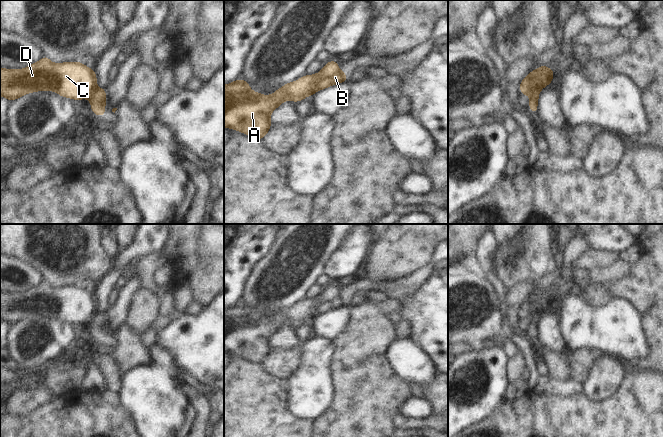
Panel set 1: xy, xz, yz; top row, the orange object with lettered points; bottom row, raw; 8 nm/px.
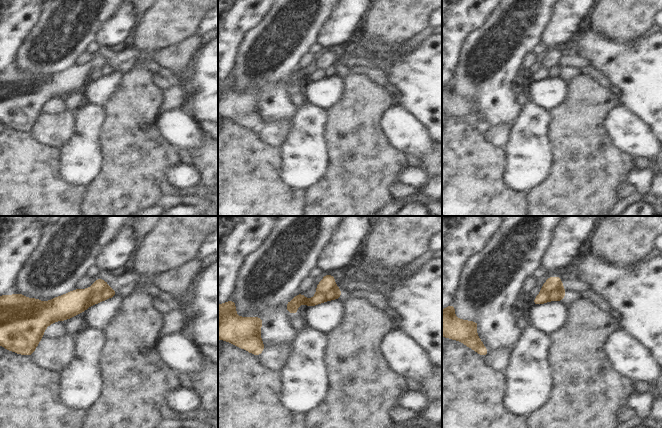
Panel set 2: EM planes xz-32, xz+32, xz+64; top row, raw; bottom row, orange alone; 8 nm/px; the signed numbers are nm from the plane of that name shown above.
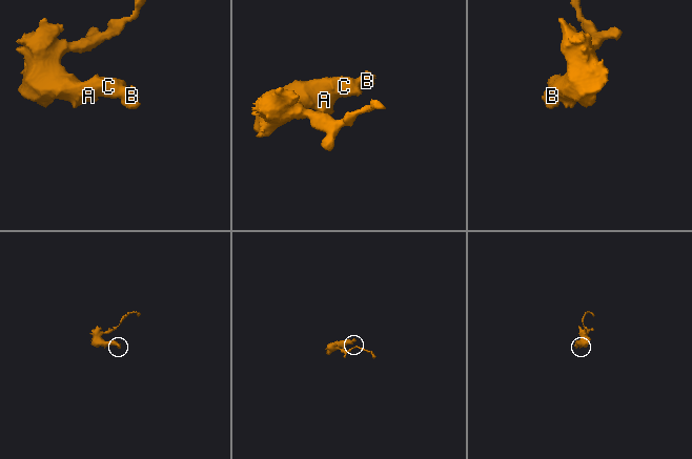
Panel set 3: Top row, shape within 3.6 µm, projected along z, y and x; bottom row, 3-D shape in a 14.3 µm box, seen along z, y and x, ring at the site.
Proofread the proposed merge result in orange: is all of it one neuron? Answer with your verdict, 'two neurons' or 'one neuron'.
one neuron

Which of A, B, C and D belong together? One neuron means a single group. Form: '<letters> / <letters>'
A B C D

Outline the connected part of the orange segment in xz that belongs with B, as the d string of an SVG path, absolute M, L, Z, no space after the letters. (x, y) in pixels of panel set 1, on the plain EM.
M327 285L319 297L304 299L284 308L272 319L254 316L244 303L224 309L224 351L263 364L271 352L271 337L286 324L295 327L348 304L338 292L339 287Z

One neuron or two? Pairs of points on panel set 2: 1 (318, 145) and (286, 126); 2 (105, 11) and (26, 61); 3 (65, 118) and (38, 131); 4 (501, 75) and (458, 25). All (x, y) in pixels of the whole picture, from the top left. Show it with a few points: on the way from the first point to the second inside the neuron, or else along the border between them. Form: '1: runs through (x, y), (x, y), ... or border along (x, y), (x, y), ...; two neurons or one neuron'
1: border along (294, 117), (294, 126), (282, 147); two neurons
2: runs through (88, 33), (73, 53), (59, 62), (48, 65); one neuron
3: runs through (58, 125), (54, 129), (45, 131); one neuron
4: border along (486, 22), (468, 38), (460, 59); two neurons

